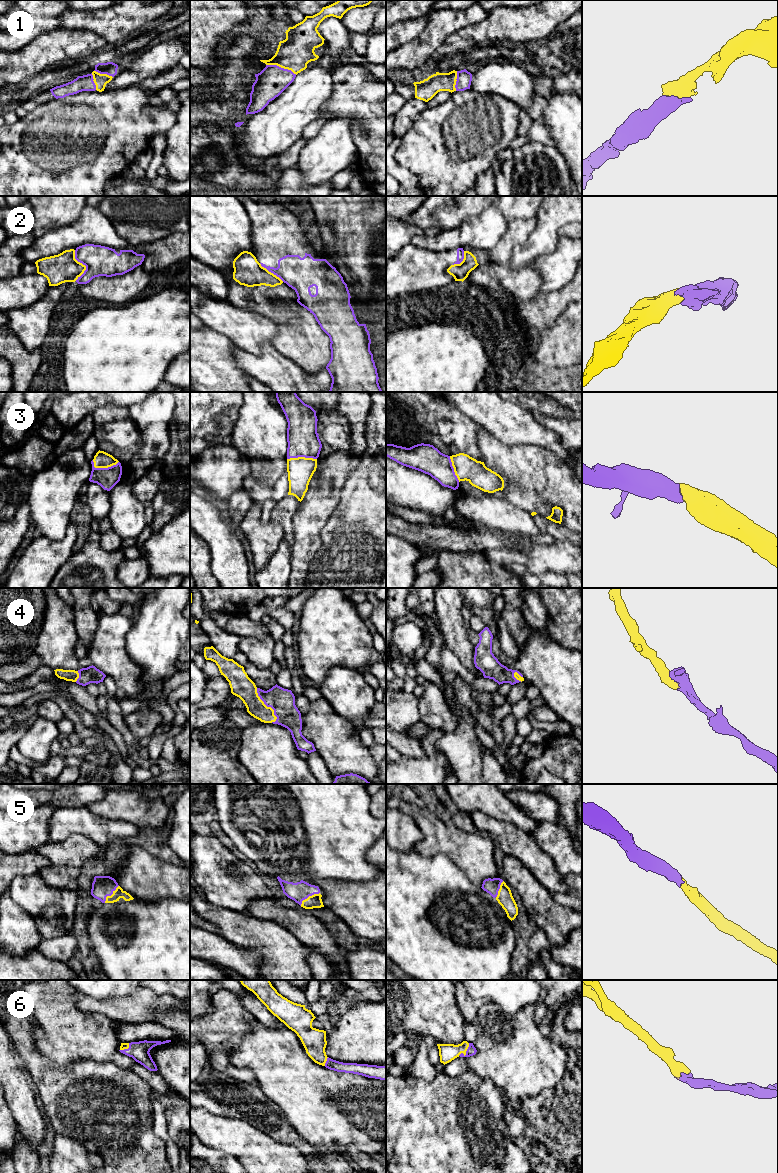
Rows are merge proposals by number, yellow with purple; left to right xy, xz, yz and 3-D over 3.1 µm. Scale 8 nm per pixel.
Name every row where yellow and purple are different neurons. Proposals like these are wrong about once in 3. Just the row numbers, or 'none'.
2

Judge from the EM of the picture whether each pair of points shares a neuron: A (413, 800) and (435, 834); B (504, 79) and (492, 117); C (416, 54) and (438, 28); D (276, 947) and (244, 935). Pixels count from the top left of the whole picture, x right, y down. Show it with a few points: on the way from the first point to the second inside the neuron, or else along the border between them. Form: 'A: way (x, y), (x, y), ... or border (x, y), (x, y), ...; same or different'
A: border (412, 806), (425, 807); different
B: border (506, 98), (518, 107), (519, 118); different
C: way (422, 48), (434, 34); same
D: way (268, 939), (259, 935), (252, 935); same

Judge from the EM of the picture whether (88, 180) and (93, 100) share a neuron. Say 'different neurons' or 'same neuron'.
same neuron

